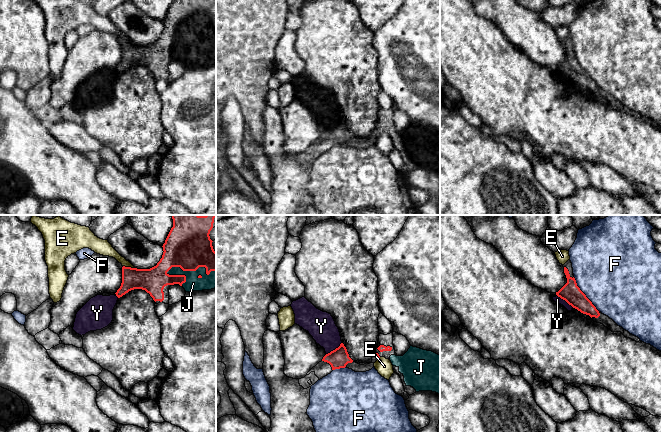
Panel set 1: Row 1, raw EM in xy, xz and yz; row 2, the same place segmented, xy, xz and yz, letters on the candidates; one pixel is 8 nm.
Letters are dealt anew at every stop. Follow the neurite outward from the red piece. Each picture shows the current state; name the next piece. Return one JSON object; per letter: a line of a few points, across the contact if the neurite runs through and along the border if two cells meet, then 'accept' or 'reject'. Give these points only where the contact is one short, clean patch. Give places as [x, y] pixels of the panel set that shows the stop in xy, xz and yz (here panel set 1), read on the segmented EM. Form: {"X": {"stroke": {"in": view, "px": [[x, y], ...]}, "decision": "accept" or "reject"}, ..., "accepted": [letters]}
{"E": {"stroke": {"in": "xy", "px": [[123, 265], [134, 268]]}, "decision": "reject"}, "F": {"decision": "reject"}, "J": {"decision": "accept"}, "Y": {"stroke": {"in": "xz", "px": [[341, 342], [326, 354]]}, "decision": "reject"}, "accepted": ["J"]}

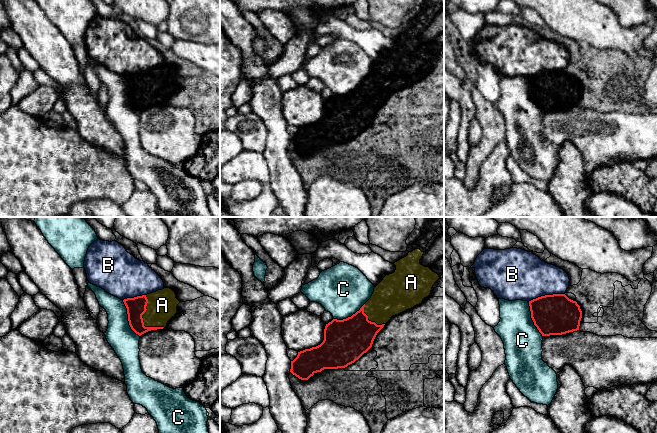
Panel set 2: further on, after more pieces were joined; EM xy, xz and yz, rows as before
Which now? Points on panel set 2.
{"A": {"stroke": {"in": "xy", "px": [[136, 307], [142, 313], [142, 320], [150, 312], [162, 305]]}, "decision": "accept"}, "B": {"decision": "reject"}, "C": {"stroke": {"in": "xy", "px": [[122, 300], [126, 308], [128, 324], [139, 336]]}, "decision": "reject"}, "accepted": ["A"]}

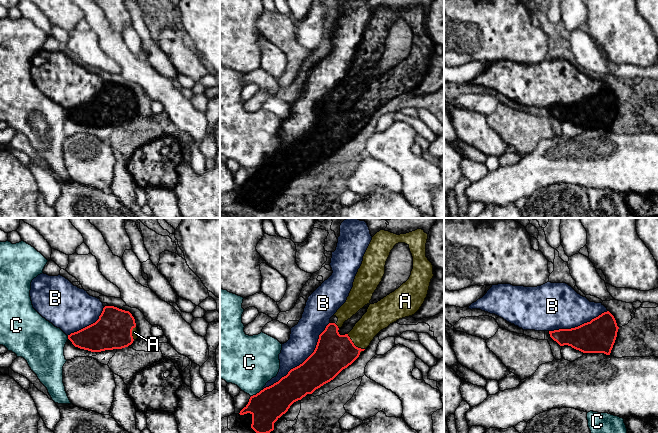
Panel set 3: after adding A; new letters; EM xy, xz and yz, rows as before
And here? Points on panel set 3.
{"A": {"decision": "accept"}, "B": {"decision": "reject"}, "C": {"stroke": {"in": "xz", "px": [[261, 389], [251, 396]]}, "decision": "reject"}, "accepted": ["A"]}

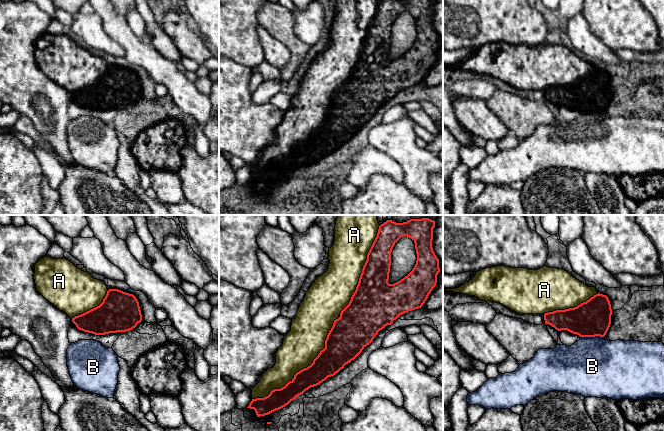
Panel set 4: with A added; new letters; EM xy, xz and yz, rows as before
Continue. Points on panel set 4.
{"A": {"decision": "reject"}, "B": {"decision": "reject"}, "accepted": []}

